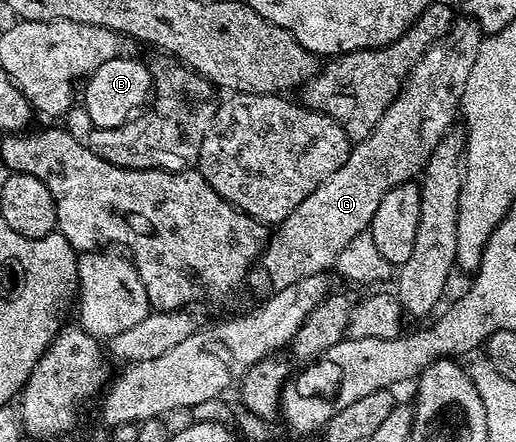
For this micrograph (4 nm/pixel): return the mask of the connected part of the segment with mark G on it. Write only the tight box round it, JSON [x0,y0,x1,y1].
[249,18,484,293]

